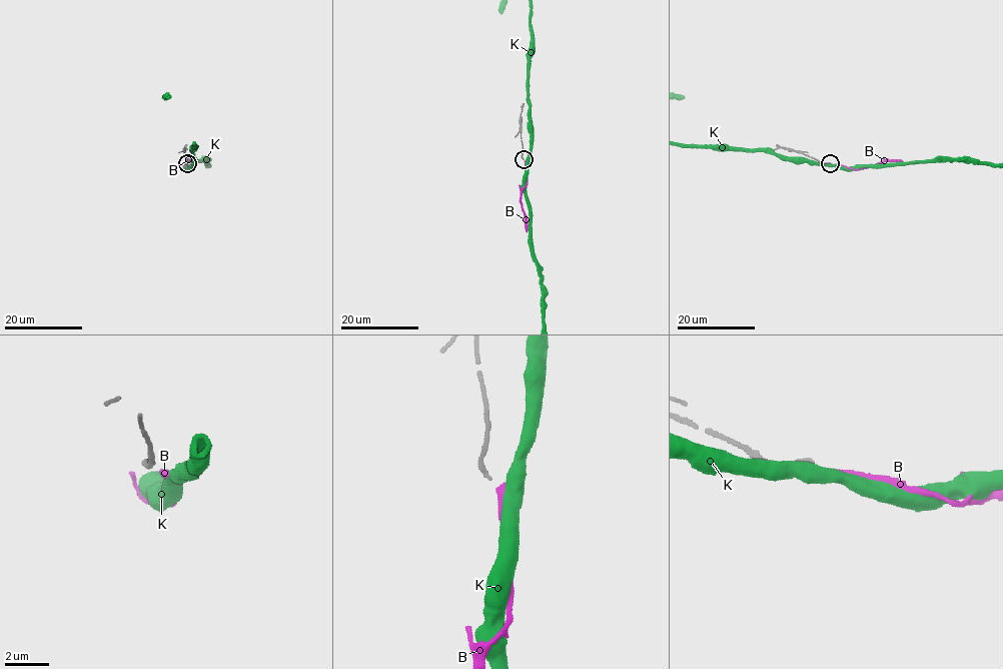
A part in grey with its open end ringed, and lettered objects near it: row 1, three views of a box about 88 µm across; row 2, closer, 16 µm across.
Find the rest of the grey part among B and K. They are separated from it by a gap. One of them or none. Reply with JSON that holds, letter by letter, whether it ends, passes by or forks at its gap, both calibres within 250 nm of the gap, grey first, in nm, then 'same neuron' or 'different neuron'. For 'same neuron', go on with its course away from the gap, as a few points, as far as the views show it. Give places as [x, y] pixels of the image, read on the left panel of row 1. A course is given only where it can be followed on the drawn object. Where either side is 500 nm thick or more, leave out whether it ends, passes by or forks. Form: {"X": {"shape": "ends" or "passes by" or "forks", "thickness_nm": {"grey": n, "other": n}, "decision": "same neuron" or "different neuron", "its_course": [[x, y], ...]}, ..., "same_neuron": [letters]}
{"B": {"shape": "ends", "thickness_nm": {"grey": 190, "other": 320}, "decision": "same neuron"}, "K": {"thickness_nm": {"grey": 190, "other": 550}, "decision": "different neuron"}, "same_neuron": ["B"]}

